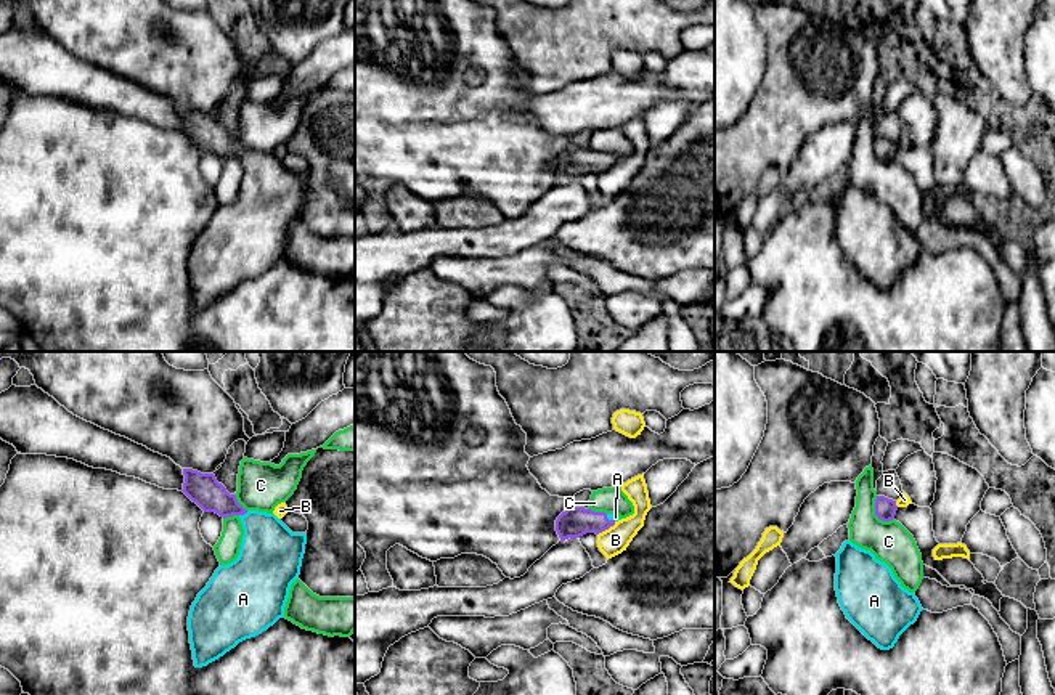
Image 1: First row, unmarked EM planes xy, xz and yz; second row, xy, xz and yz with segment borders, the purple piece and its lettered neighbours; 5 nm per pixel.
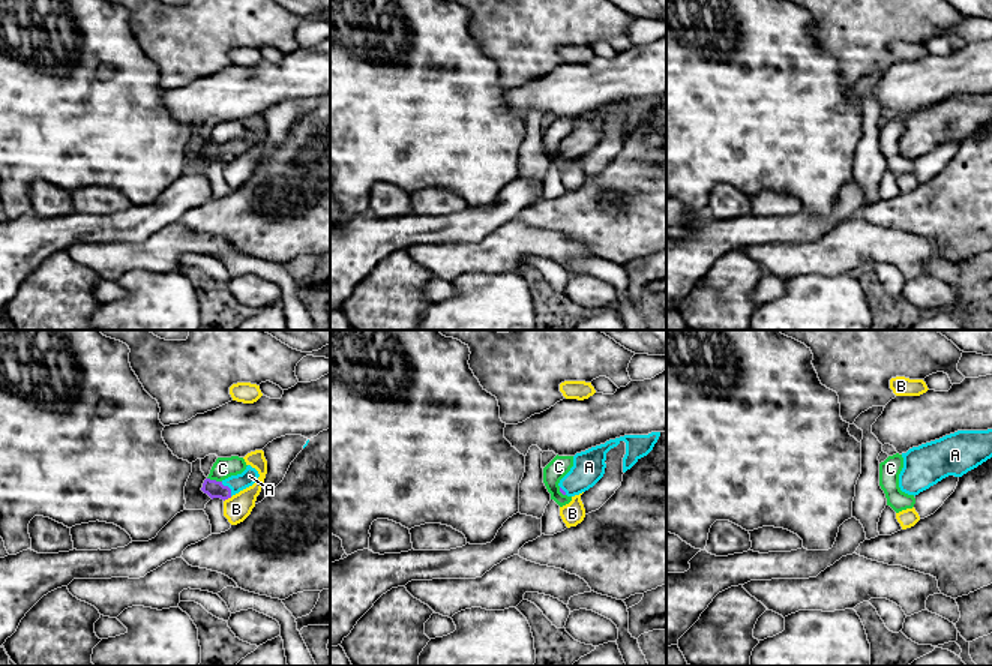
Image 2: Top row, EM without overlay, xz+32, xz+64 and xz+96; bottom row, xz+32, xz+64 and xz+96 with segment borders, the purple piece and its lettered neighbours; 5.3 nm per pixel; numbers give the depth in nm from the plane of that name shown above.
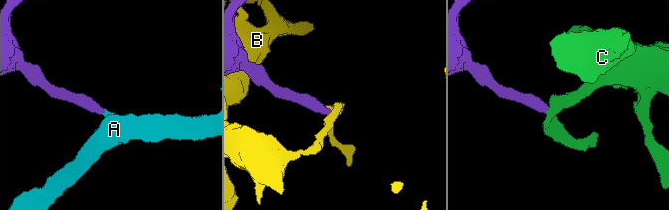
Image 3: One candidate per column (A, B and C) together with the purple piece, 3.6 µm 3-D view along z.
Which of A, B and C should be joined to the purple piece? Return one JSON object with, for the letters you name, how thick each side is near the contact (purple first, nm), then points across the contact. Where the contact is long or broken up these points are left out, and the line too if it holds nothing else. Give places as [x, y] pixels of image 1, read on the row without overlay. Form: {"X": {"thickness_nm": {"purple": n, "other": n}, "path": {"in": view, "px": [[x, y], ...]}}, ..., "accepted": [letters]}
{"A": {"thickness_nm": {"purple": 160, "other": 320}, "path": {"in": "xy", "px": [[203, 129], [211, 137], [243, 154], [265, 177], [270, 196]]}}, "accepted": ["A"]}

